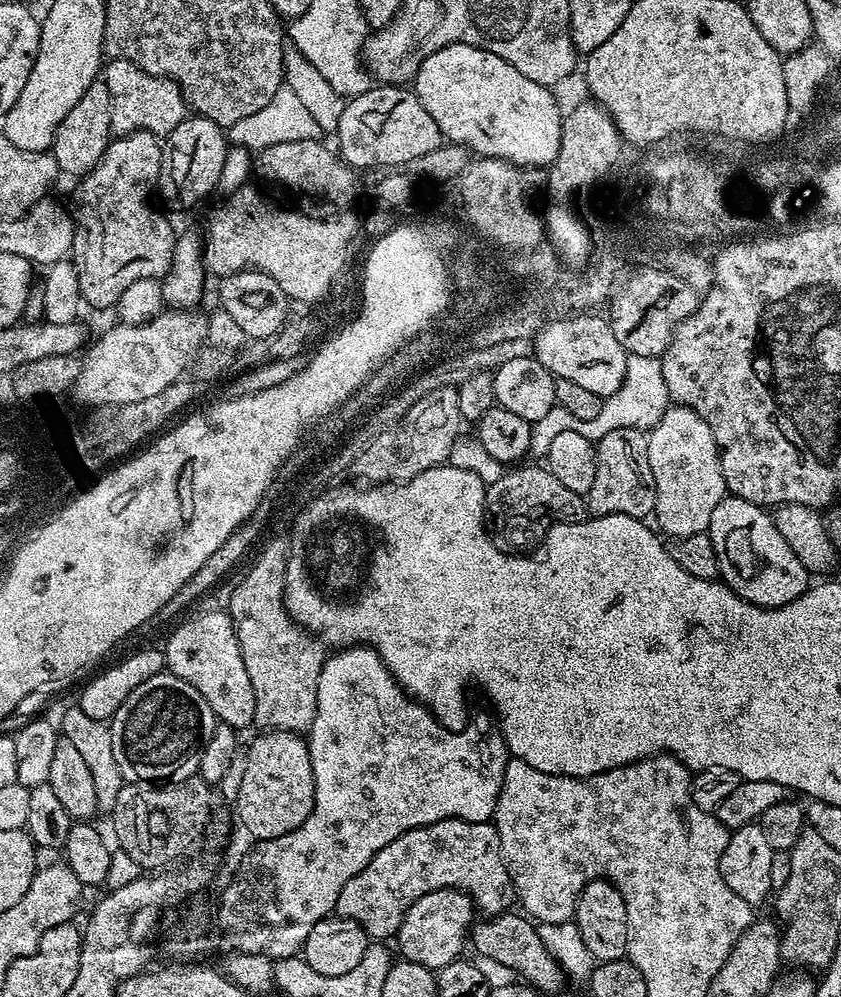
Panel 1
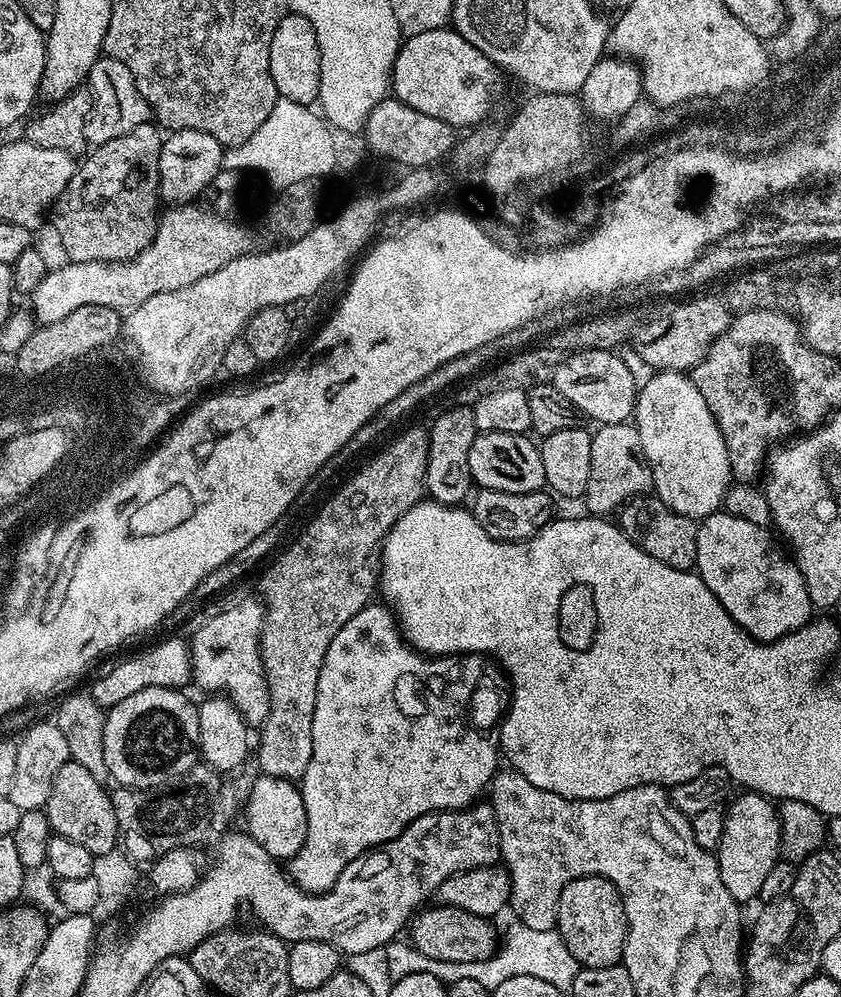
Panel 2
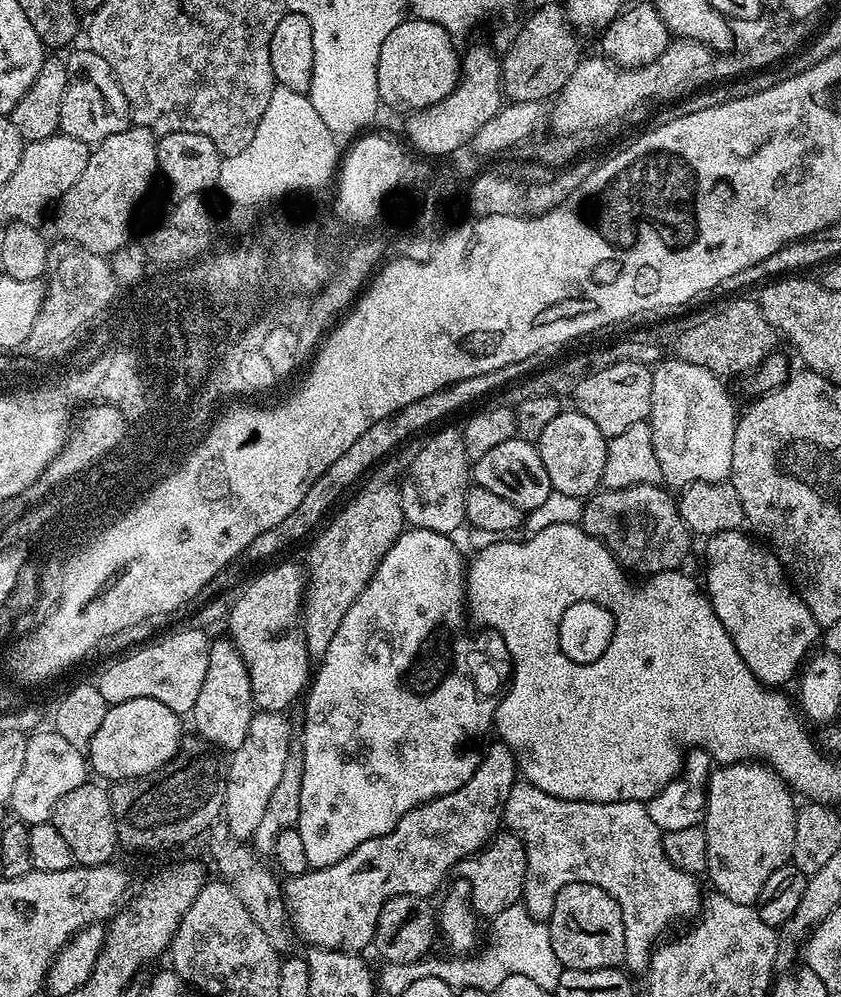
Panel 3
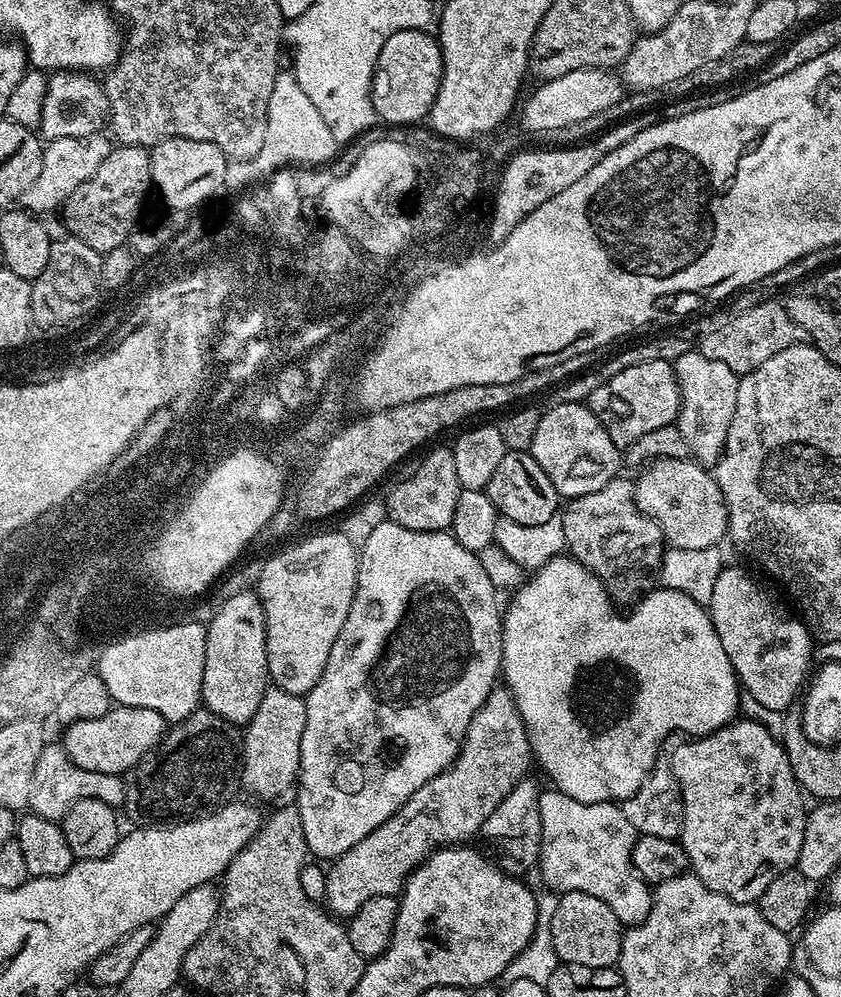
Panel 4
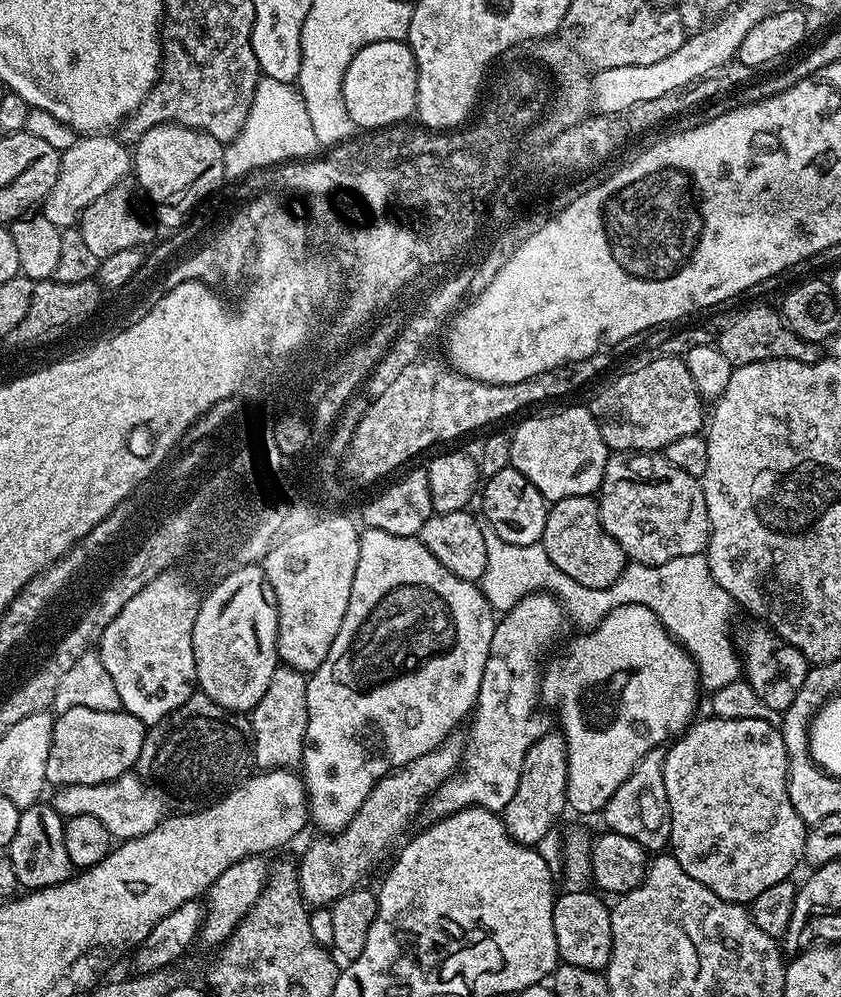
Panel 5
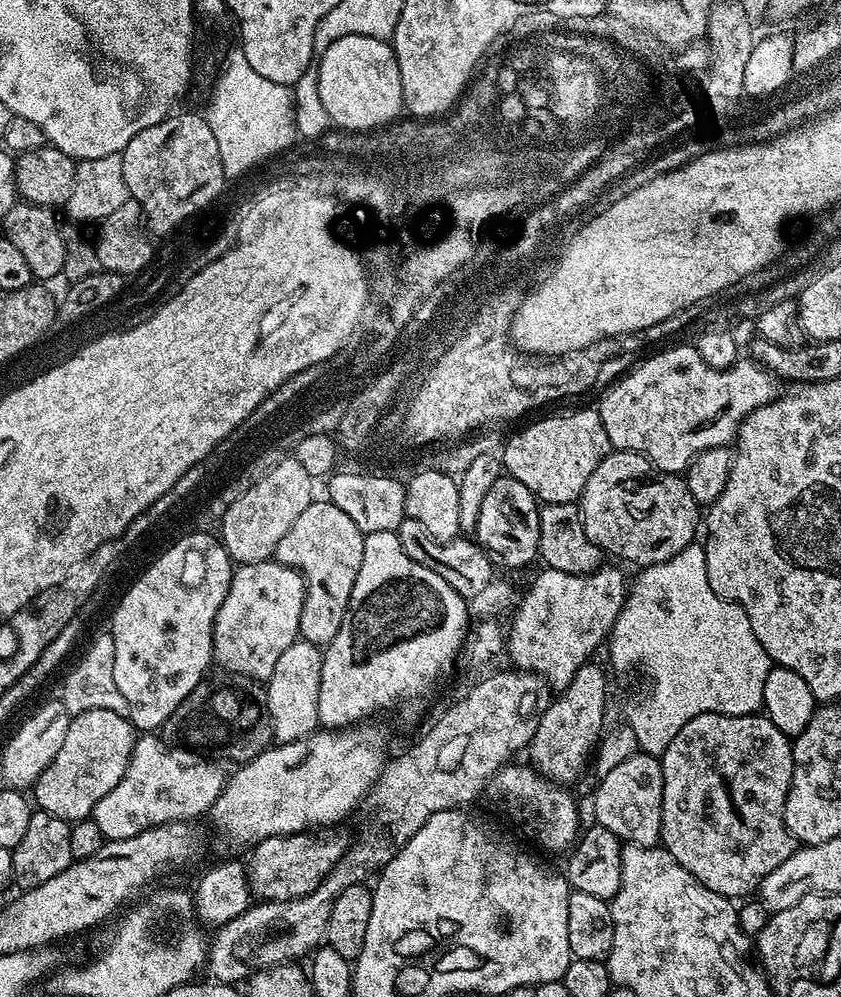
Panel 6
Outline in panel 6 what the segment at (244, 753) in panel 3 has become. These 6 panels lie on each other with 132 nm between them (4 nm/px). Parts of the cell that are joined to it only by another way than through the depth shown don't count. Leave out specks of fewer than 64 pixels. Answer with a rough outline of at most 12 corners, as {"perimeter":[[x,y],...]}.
{"perimeter":[[296,639],[278,657],[264,703],[276,744],[321,727],[321,645]]}

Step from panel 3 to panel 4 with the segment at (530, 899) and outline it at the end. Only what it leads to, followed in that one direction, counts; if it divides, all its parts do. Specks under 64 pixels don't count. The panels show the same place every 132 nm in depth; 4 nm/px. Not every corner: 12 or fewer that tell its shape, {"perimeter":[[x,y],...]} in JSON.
{"perimeter":[[540,793],[538,873],[641,924],[653,889],[619,803]]}

